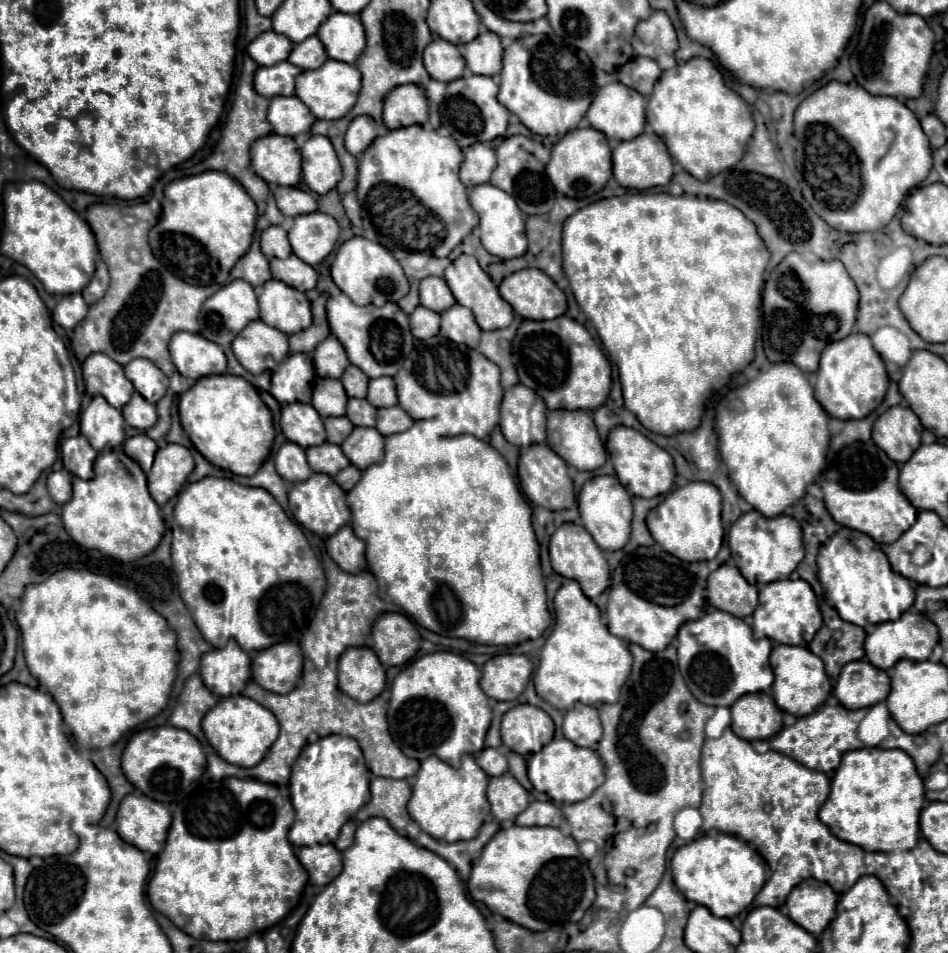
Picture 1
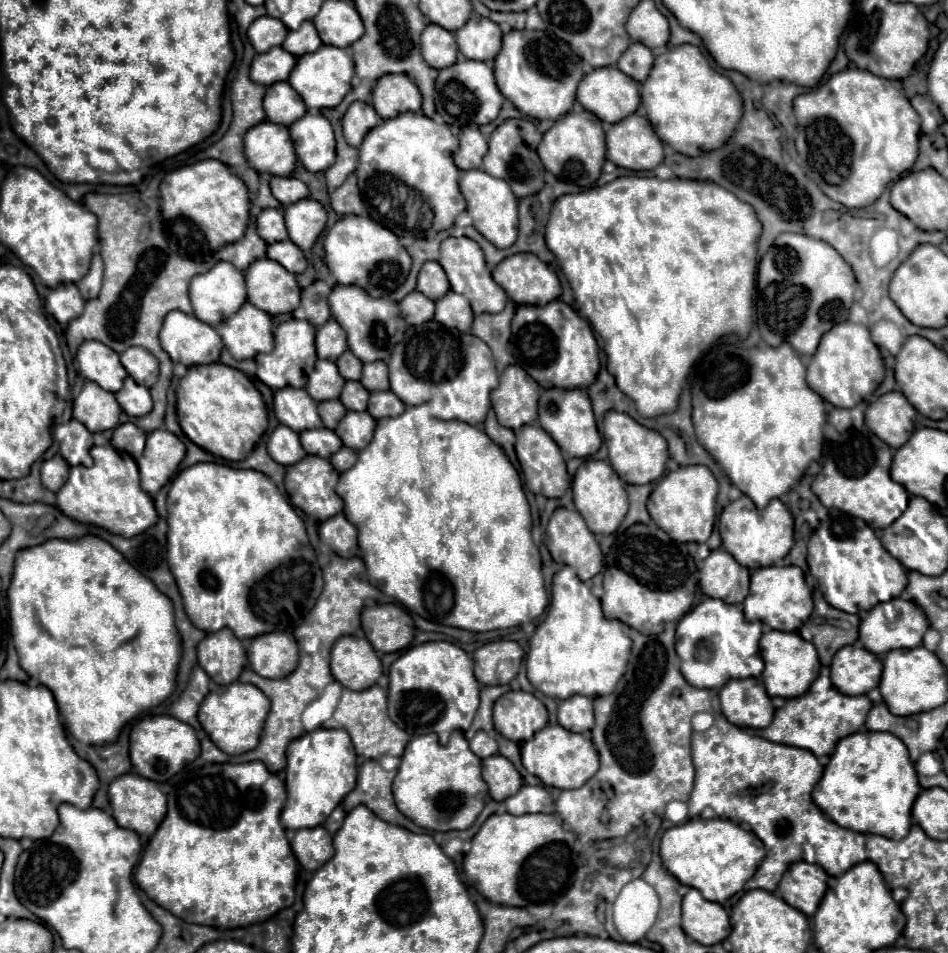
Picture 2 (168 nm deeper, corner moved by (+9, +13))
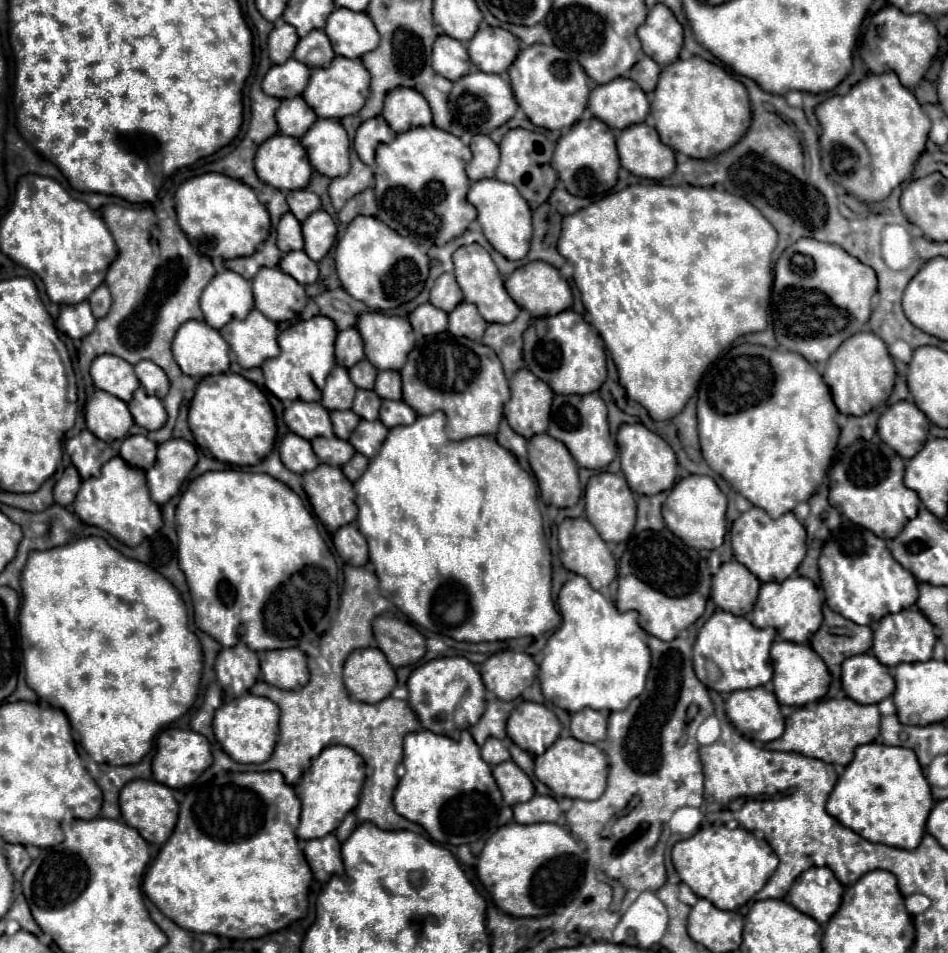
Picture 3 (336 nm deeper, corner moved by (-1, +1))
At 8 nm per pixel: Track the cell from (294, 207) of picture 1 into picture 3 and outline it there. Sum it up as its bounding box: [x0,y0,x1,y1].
[286,190,320,222]

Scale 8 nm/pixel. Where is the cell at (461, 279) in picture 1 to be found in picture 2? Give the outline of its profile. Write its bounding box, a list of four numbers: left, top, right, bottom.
[440,236,506,314]

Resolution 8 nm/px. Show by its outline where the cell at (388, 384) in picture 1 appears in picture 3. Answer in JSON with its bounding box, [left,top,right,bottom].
[374,370,402,400]

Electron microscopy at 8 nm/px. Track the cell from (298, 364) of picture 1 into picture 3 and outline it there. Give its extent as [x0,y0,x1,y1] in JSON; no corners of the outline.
[262,316,336,401]

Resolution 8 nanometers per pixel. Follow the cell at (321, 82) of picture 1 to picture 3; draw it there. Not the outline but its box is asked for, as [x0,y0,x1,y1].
[302,56,370,120]

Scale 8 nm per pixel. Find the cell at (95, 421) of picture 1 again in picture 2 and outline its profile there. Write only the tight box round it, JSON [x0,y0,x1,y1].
[74,382,120,432]

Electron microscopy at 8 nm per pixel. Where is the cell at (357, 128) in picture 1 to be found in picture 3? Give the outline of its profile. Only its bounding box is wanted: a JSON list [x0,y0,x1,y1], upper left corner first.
[354,116,396,166]

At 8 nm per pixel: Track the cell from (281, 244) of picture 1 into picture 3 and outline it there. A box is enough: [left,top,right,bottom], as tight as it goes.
[276,212,302,252]

